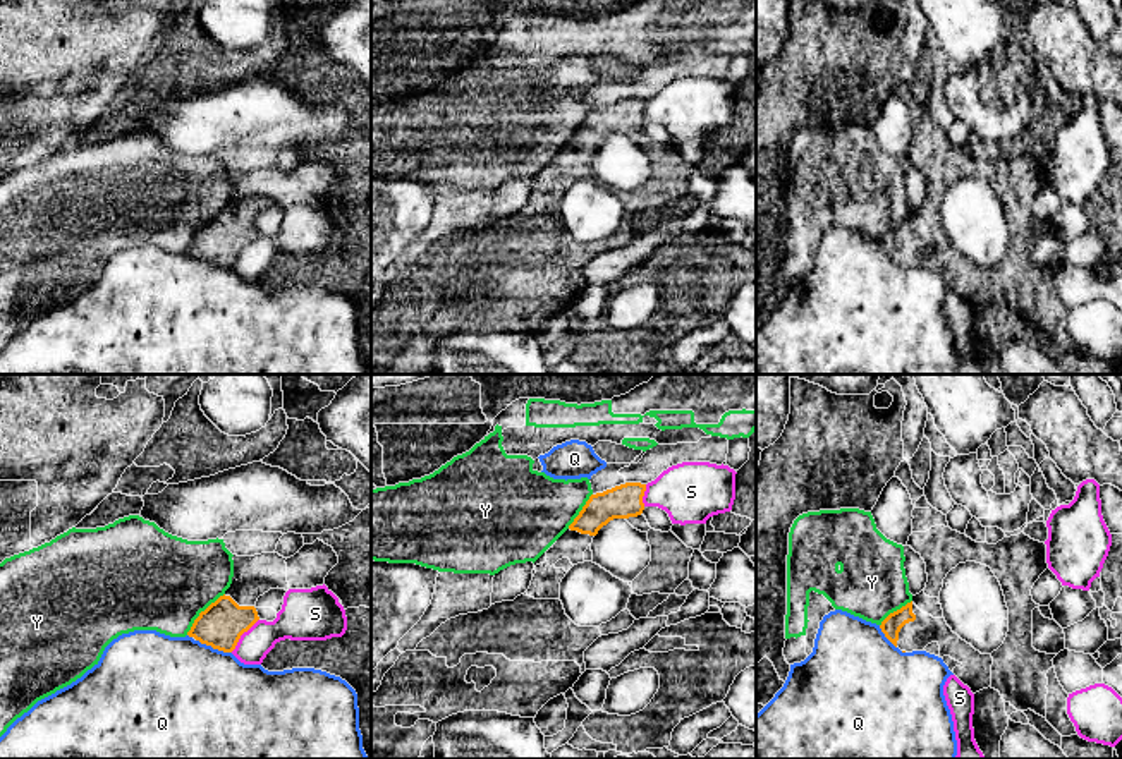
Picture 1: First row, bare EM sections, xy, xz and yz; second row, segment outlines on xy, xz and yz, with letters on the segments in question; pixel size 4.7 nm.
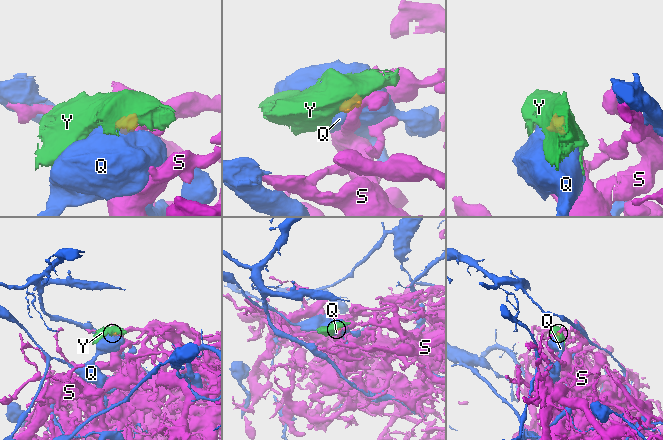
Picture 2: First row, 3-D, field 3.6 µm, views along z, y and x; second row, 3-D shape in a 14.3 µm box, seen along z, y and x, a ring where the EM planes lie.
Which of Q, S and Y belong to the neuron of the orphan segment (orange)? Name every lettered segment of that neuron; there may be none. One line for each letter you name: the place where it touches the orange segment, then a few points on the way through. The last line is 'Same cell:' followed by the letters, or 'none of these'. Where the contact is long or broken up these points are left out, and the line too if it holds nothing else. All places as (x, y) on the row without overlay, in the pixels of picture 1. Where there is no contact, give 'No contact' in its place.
Same cell: none of these

